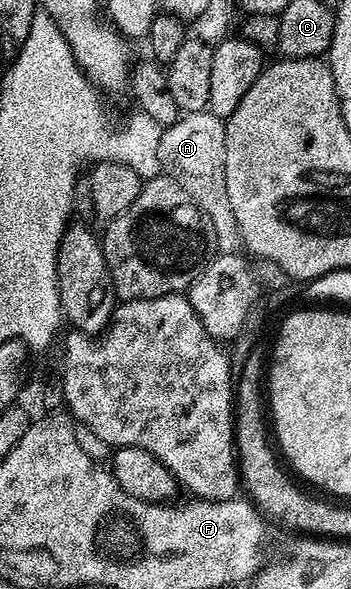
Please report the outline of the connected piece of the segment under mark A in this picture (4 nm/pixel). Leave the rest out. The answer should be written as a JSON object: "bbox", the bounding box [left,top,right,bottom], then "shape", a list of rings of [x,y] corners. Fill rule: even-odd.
{"bbox":[158,111,241,253],"shape":[[[190,111],[181,114],[173,124],[165,126],[158,141],[158,157],[163,174],[169,179],[175,179],[178,185],[186,189],[186,193],[198,205],[198,209],[208,218],[212,227],[212,236],[216,239],[216,251],[220,253],[236,253],[241,250],[240,230],[234,217],[234,209],[230,209],[230,197],[226,194],[226,129],[225,120],[214,112]]]}

